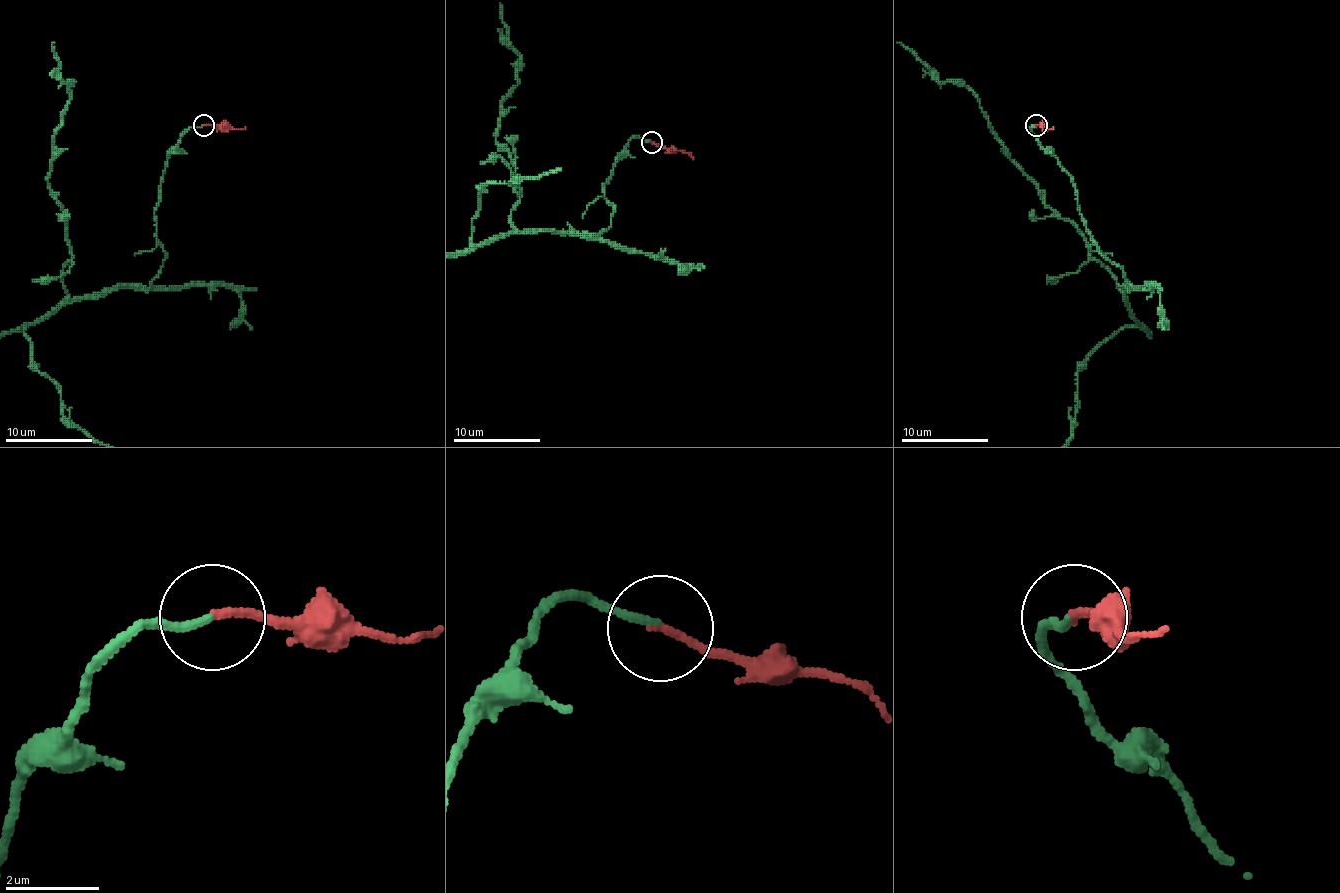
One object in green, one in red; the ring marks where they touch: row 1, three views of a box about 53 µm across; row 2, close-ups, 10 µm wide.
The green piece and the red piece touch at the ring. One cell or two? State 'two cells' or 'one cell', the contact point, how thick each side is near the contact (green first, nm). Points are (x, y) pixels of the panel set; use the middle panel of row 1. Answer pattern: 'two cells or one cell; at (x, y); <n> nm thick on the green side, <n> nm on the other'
one cell; at (651, 142); 160 nm thick on the green side, 160 nm on the other

